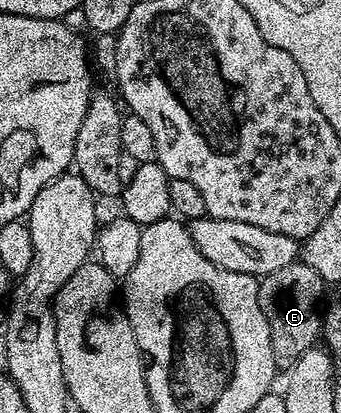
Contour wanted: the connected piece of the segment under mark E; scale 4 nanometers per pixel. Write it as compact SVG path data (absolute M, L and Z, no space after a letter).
M302 261L285 265L285 269L277 269L259 279L259 304L265 313L265 321L269 321L269 337L273 341L273 357L275 358L276 368L289 369L301 357L301 353L305 353L310 347L316 346L317 340L321 335L321 307L319 309L319 302L323 299L323 290L325 290L325 284L323 278L317 273L317 269L309 269L309 265L305 265Z

